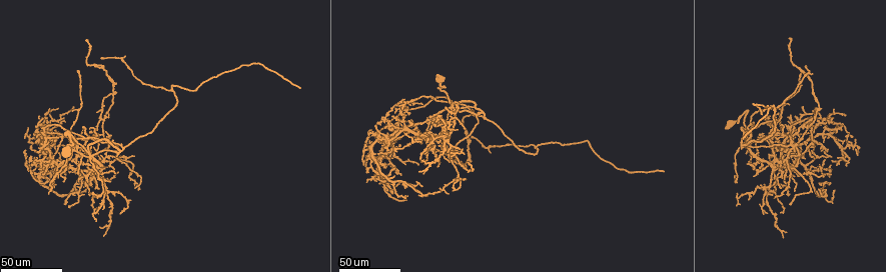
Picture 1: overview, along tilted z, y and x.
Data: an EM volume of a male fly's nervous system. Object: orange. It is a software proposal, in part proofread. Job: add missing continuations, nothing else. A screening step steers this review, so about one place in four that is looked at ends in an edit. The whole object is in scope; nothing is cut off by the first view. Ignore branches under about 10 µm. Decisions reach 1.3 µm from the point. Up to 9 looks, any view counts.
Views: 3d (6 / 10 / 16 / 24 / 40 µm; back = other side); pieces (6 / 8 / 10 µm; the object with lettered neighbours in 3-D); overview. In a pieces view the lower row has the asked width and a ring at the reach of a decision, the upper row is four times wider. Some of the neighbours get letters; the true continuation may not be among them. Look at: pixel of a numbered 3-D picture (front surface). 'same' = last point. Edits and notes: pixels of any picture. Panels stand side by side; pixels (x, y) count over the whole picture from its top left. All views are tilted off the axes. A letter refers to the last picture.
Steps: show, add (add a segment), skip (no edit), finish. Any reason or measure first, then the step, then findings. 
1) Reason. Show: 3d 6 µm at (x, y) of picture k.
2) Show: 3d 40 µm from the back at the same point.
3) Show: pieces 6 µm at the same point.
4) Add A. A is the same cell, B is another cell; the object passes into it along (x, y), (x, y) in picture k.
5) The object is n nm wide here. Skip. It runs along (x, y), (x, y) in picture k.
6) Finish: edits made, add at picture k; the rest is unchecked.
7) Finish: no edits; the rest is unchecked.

End of a long branch. Show: 3d 24 µm at (400, 106) of picture 1.

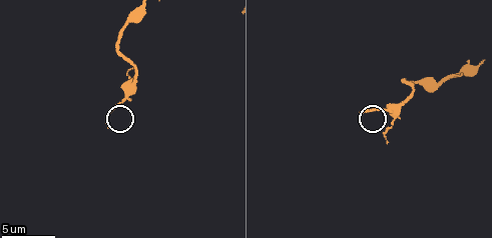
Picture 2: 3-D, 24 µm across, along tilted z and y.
Show: pieces 8 µm at (359, 115) of picture 2.

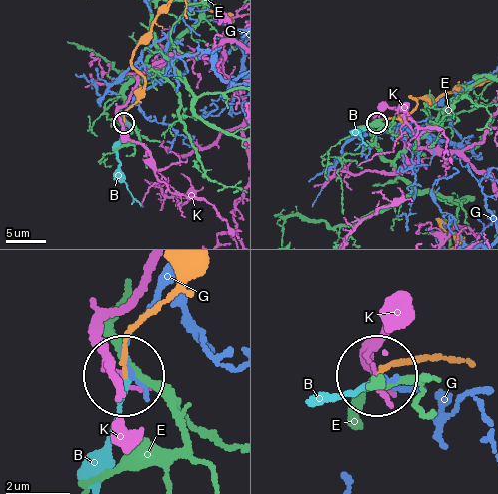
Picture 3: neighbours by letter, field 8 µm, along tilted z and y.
Add B. B is the same cell, E, G and K are other cells; it goes on there.

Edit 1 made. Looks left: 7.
Show: overview.

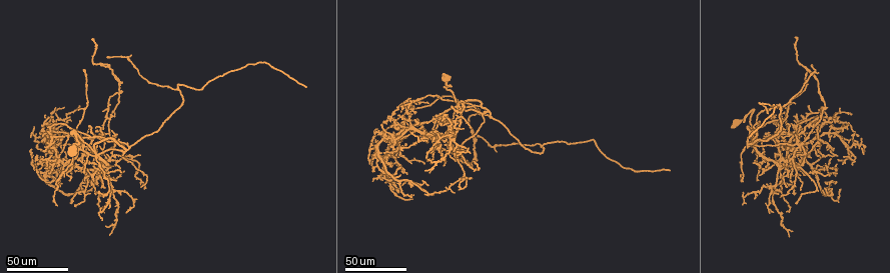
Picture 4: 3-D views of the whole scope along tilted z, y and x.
Long arm stops here. Show: 3d 24 µm at (87, 125) of picture 4.

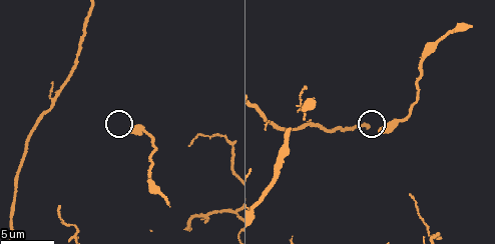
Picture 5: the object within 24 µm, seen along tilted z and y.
What lies round it. Show: pieces 8 µm at (130, 131) of picture 5.

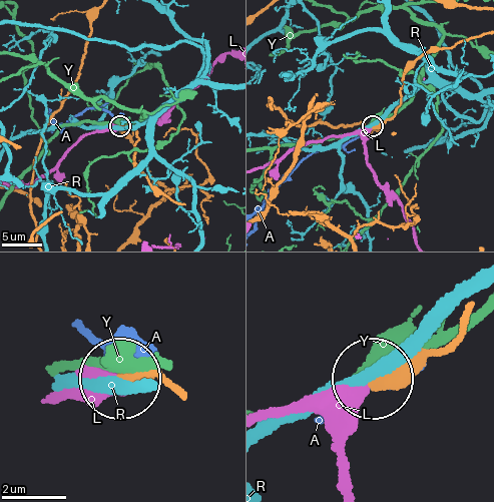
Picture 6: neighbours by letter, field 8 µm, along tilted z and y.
Skip. A, L, R and Y are other cells; none of them fits.

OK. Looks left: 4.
Long arm stops here. Show: 3d 40 µm at (442, 166) of picture 4.

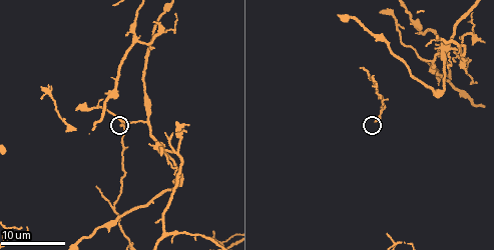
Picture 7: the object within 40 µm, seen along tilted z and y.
Show: pieces 10 µm at (375, 120) of picture 7.

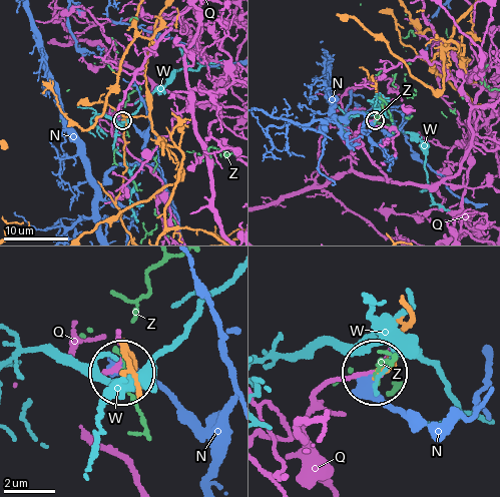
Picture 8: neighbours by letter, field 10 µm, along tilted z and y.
The object is 260 nm wide here. Skip. N, Q, W and Z are other cells; it runs along (404, 302), (411, 323), (377, 367) in picture 8; no lettered segment goes on from it.

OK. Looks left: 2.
End of a long branch. Show: 3d 40 µm at (668, 171) of picture 4.

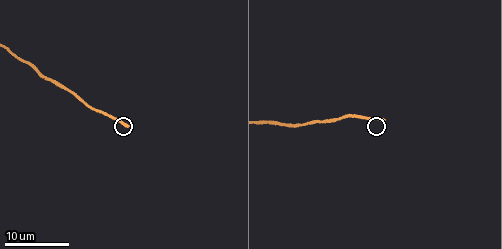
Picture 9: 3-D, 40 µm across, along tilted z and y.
What lies round it. Show: pieces 10 µm at (382, 118) of picture 9.

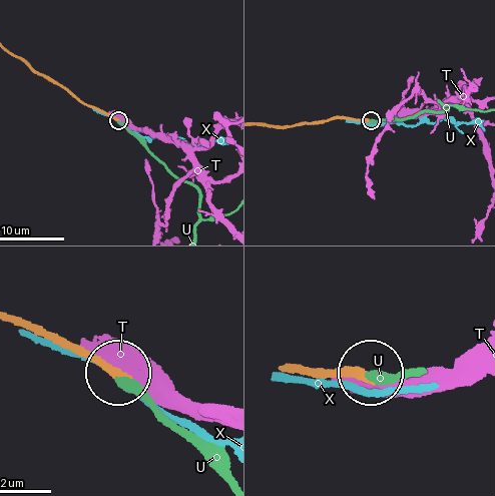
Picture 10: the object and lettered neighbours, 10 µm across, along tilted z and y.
Add U. U is the same cell, T and X are other cells; the object passes into it along (62, 340), (141, 387), (170, 421), (210, 445), (226, 466) in picture 10; it goes on there.

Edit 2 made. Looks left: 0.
Finish: edits made, add at picture 3, add at picture 10; the rest is unchecked.

